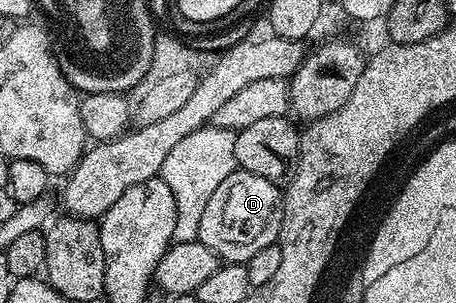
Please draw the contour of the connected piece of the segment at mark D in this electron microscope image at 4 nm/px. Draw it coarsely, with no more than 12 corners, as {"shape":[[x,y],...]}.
{"shape":[[235,168],[204,206],[198,240],[223,262],[275,244],[279,186]]}

